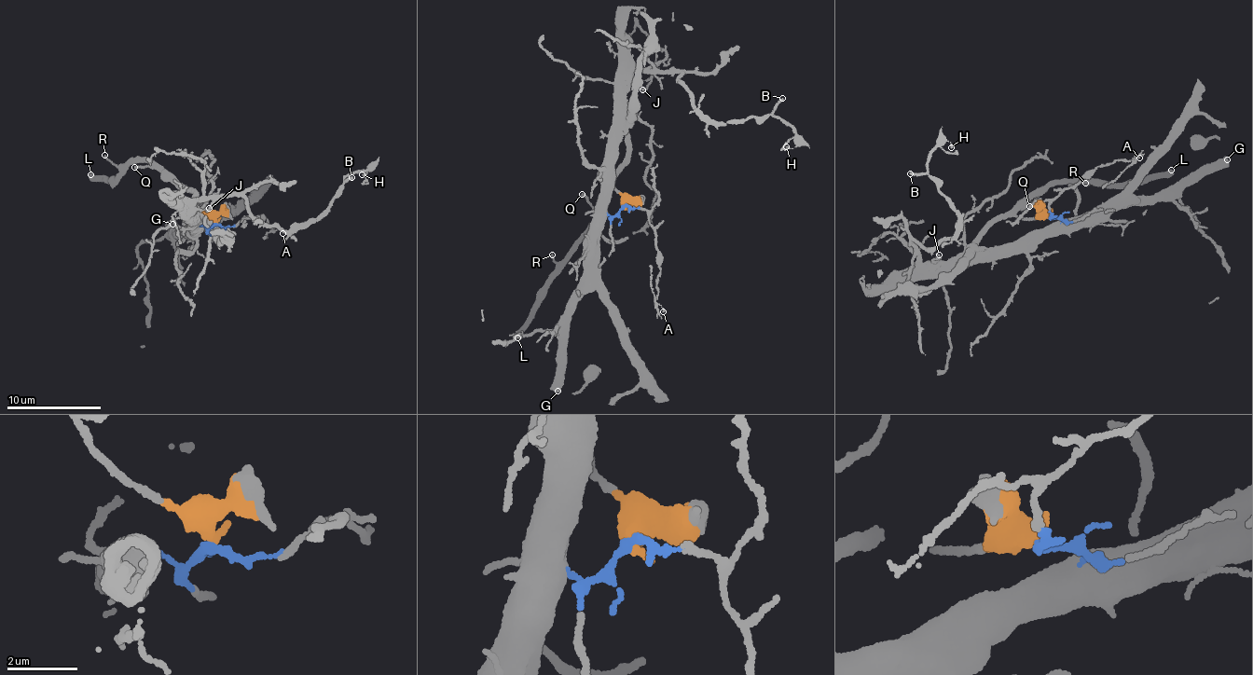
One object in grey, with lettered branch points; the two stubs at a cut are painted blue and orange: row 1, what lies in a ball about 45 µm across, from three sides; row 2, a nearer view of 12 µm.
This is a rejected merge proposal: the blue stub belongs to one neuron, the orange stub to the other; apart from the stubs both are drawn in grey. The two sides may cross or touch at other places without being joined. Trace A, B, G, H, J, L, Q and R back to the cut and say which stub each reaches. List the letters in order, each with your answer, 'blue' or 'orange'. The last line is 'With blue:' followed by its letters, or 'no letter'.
A: blue
B: blue
G: blue
H: blue
J: blue
L: orange
Q: orange
R: orange
With blue: A, B, G, H, J

